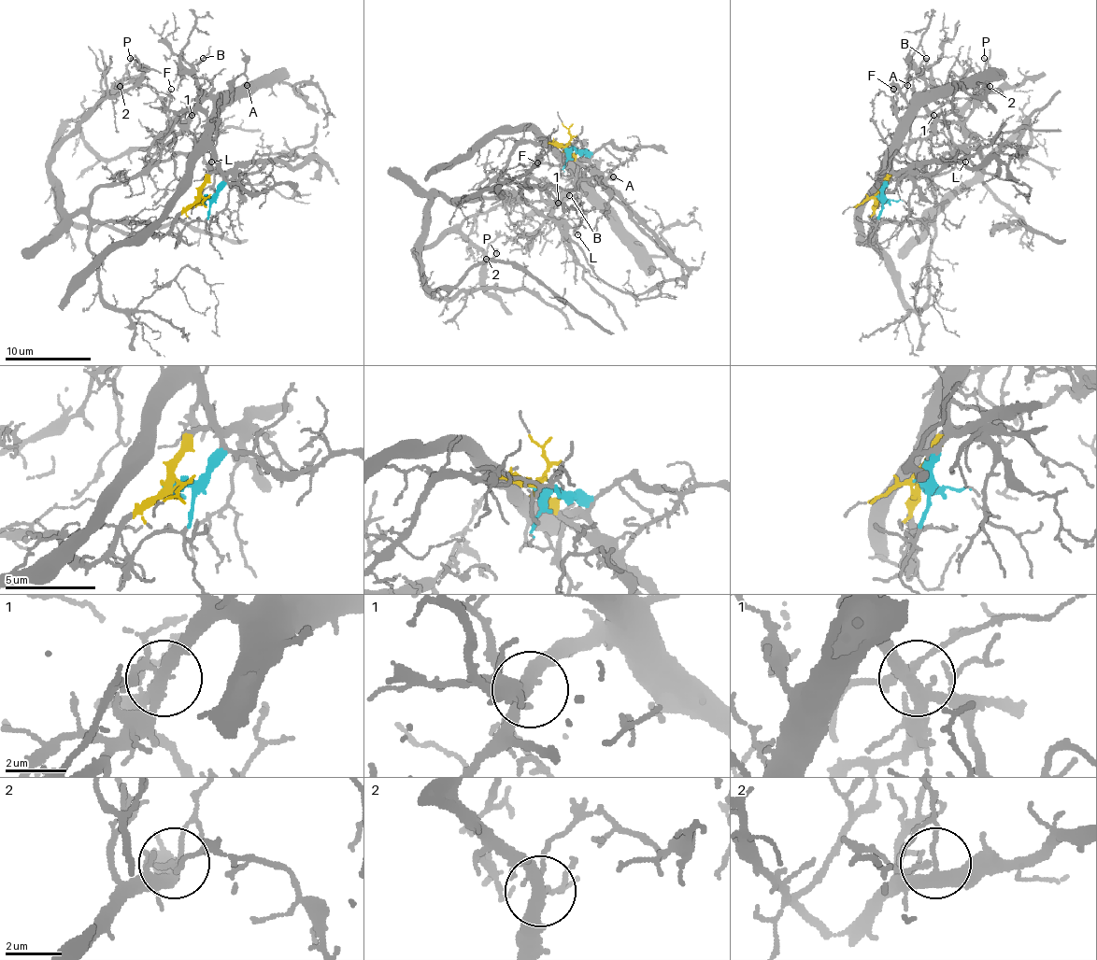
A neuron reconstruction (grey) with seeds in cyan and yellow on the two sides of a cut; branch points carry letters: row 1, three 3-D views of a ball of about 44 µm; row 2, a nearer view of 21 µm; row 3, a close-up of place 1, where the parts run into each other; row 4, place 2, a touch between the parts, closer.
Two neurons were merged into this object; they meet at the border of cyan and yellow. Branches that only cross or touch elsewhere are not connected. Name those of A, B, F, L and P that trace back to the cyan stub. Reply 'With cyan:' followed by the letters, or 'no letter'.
With cyan: A, B, F, L

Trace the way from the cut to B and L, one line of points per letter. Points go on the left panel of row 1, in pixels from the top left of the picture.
B: (204, 197), (212, 194), (223, 179), (212, 143), (212, 98), (197, 81), (195, 66), (204, 57)
L: (204, 197), (212, 194), (223, 179), (207, 98), (186, 126), (212, 162)

